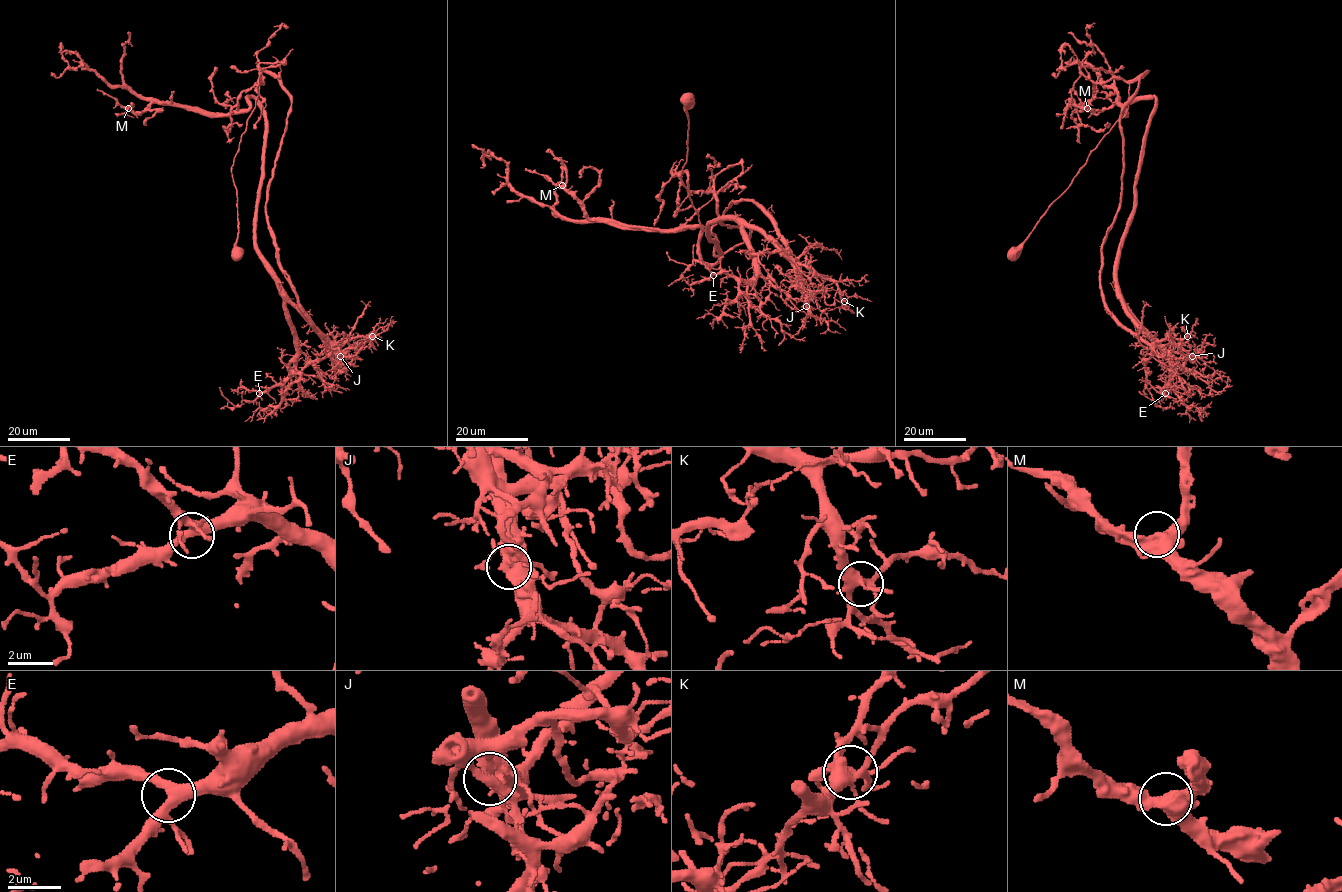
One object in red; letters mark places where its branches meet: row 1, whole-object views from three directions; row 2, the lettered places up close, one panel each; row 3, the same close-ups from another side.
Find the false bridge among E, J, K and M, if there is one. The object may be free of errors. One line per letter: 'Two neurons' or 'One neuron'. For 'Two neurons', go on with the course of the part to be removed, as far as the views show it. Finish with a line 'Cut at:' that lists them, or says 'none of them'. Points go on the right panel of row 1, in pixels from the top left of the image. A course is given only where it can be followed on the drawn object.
E: One neuron
J: Two neurons. Course of the part to remove: (1192, 355), (1136, 338), (1100, 283), (1120, 206), (1121, 111), (1148, 72), (1007, 257)
K: One neuron
M: One neuron
Cut at: J

